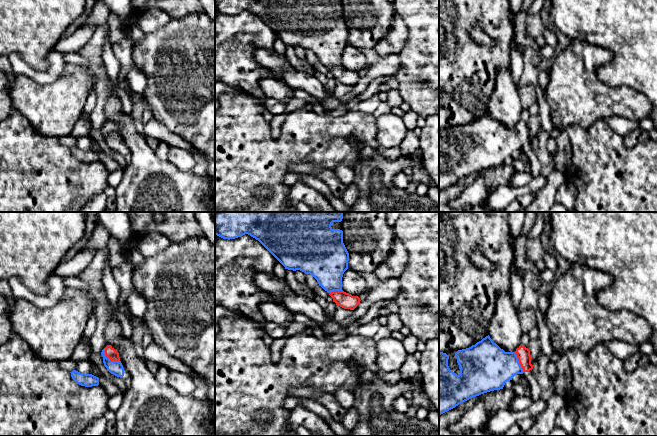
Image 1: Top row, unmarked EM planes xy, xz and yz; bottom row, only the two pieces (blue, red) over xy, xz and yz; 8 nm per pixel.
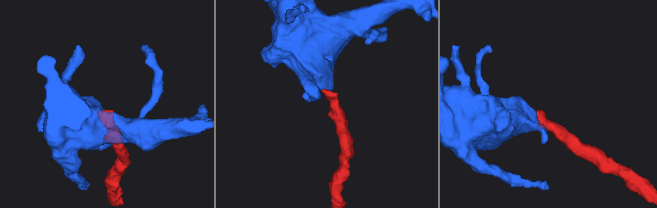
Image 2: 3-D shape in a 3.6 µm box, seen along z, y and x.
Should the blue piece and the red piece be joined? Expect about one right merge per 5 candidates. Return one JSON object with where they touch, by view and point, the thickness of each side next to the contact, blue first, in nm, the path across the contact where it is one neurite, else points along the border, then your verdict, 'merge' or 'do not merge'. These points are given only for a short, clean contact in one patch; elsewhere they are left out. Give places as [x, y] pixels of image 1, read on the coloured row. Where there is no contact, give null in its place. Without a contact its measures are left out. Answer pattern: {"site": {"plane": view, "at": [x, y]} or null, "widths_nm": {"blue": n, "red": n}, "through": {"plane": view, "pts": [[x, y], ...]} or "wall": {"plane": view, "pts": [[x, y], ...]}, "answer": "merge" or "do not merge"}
{"site": {"plane": "xy", "at": [108, 358]}, "widths_nm": {"blue": 110, "red": 90}, "through": {"plane": "xy", "pts": [[116, 368], [108, 358], [110, 352]]}, "answer": "merge"}

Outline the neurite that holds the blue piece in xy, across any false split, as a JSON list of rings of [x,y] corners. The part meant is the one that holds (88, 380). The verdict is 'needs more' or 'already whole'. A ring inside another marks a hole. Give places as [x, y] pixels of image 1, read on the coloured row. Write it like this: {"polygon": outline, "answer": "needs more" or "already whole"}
{"polygon": [[[73,370],[70,373],[72,379],[81,386],[92,387],[99,385],[99,378],[92,374],[80,373],[76,370]]], "answer": "already whole"}

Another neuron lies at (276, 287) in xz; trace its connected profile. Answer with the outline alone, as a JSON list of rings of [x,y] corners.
[[[257,272],[254,275],[254,282],[255,285],[269,294],[271,301],[277,305],[284,305],[286,297],[296,295],[286,281],[275,274]]]

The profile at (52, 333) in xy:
[[[65,288],[62,298],[50,308],[39,308],[24,299],[14,300],[10,303],[8,317],[12,332],[25,341],[41,360],[59,362],[70,359],[80,343],[89,317],[95,314],[96,307],[96,302],[86,290]]]

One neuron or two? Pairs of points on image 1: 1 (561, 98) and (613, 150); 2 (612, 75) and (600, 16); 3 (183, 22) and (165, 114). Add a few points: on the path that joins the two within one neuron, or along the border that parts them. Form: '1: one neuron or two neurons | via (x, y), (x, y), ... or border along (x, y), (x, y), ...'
1: two neurons | border along (605, 119), (597, 119), (587, 128), (566, 127)
2: one neuron | via (618, 60), (618, 34), (615, 31)
3: one neuron | via (183, 45), (183, 58), (180, 64), (180, 91)

